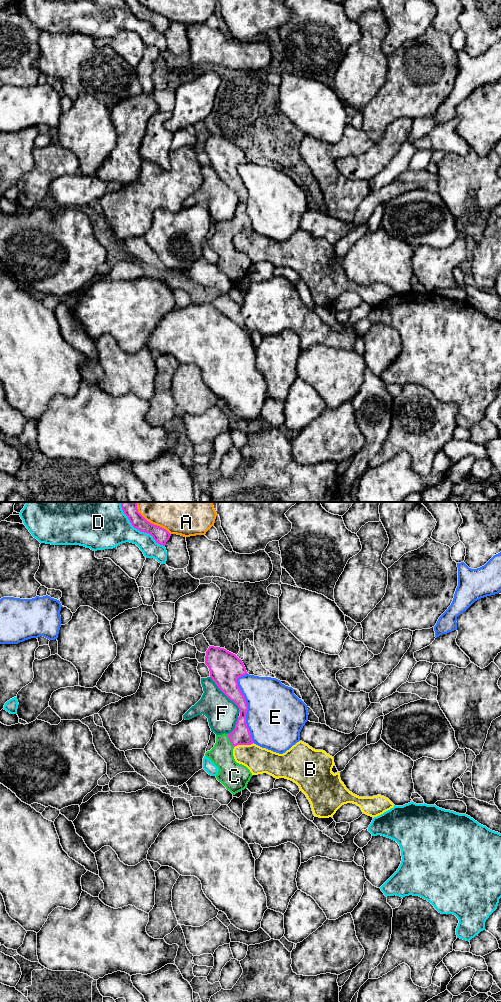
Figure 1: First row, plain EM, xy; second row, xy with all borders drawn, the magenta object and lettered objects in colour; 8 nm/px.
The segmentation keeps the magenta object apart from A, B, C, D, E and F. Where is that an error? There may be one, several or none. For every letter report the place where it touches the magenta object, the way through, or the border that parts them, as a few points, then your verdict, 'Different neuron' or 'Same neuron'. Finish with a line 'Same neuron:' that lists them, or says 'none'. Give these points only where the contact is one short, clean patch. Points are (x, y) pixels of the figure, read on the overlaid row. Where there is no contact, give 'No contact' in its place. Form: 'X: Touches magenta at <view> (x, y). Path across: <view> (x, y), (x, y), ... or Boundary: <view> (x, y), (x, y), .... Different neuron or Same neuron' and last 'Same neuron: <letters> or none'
A: Touches magenta at xy (149, 522). Different neuron
B: Touches magenta at xy (243, 744). Different neuron
C: Touches magenta at xy (230, 740). Path across: xy (241, 735), (230, 740), (230, 771). Same neuron
D: Touches magenta at xy (137, 529). Different neuron
E: Touches magenta at xy (247, 706). Different neuron
F: Touches magenta at xy (225, 694). Different neuron
Same neuron: C

